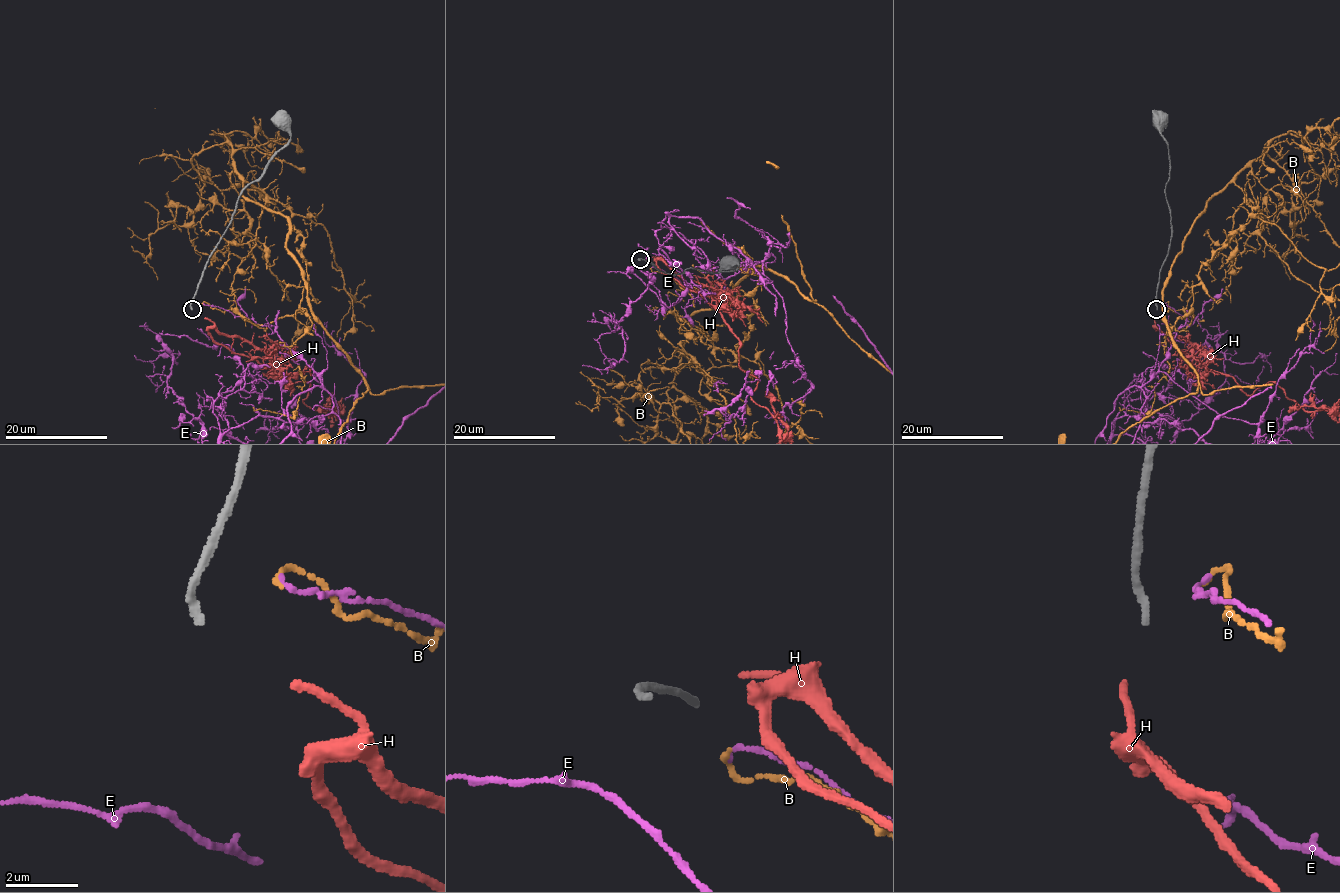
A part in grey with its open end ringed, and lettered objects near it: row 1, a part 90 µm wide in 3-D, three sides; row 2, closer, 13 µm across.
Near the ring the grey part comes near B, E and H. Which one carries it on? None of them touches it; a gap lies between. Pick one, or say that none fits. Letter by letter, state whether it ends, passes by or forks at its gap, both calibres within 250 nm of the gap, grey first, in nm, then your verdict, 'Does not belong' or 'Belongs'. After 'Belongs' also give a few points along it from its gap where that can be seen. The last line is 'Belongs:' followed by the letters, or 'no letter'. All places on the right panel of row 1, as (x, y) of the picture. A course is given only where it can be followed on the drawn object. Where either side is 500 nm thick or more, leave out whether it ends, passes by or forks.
B: It ends there. Thickness 200 nm (grey) against 120 nm. Does not belong
E: It ends there. Thickness 200 nm (grey) against 160 nm. Does not belong
H: It ends there. Thickness 200 nm (grey) against 200 nm. Belongs. Its course: (1154, 317), (1182, 353), (1228, 374), (1244, 392), (1274, 381), (1306, 411), (1331, 408)
Belongs: H

